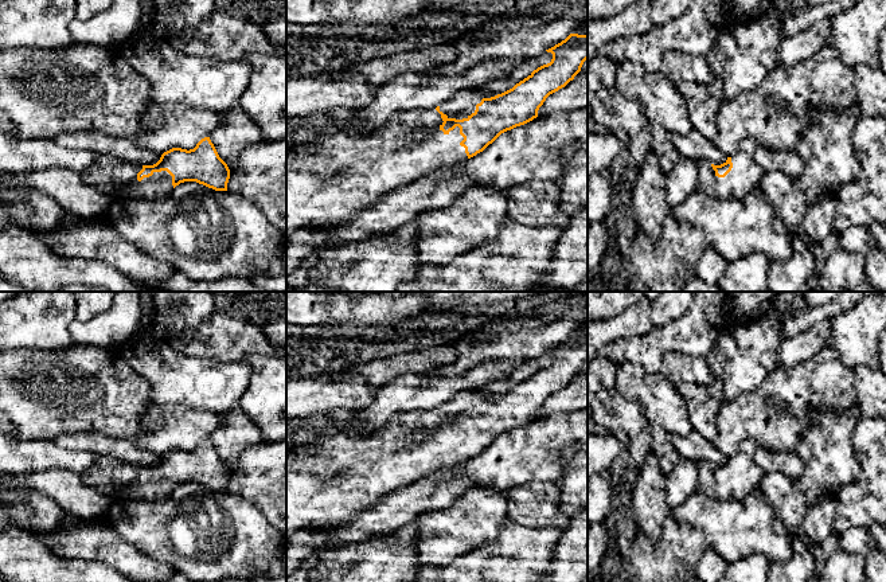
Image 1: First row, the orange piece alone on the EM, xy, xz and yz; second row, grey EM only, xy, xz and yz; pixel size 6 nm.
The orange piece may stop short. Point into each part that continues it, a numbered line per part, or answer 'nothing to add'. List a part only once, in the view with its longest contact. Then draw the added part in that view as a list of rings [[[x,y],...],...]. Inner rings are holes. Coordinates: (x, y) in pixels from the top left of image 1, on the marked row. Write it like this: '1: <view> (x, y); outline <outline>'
1: xz (328, 182); outline [[[436,109],[393,114],[378,133],[363,137],[336,133],[323,142],[286,152],[286,242],[301,228],[337,224],[375,204],[380,196],[410,184],[445,164],[468,159],[456,126],[445,134]]]

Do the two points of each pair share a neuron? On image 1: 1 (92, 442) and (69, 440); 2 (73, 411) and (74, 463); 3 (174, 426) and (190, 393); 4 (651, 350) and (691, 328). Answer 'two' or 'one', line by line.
1: one
2: two
3: two
4: one

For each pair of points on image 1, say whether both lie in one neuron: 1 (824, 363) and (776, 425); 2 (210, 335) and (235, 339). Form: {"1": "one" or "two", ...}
{"1": "one", "2": "one"}

